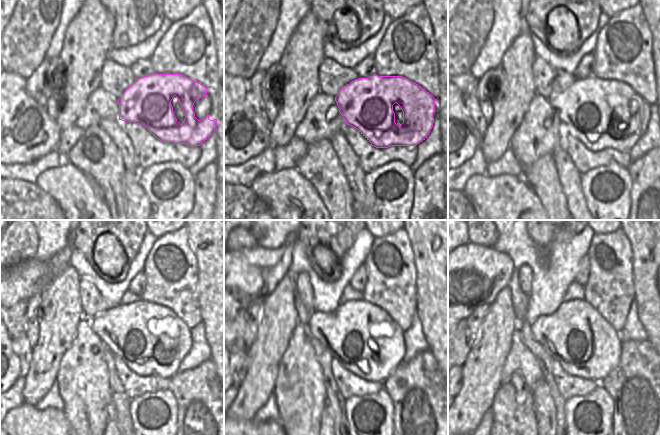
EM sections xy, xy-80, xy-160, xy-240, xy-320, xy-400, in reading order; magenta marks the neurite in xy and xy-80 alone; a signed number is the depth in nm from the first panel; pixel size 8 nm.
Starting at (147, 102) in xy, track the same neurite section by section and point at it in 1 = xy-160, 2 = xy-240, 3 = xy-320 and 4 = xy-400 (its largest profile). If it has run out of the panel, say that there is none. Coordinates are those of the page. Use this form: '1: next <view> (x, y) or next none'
1: next xy-160 (601, 114)
2: next xy-240 (151, 339)
3: next xy-320 (363, 338)
4: next xy-400 (576, 336)

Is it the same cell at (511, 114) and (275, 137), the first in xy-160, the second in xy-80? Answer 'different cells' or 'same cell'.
same cell

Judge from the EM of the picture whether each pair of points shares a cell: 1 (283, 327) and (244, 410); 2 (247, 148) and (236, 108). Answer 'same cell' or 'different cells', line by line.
1: same cell
2: same cell

